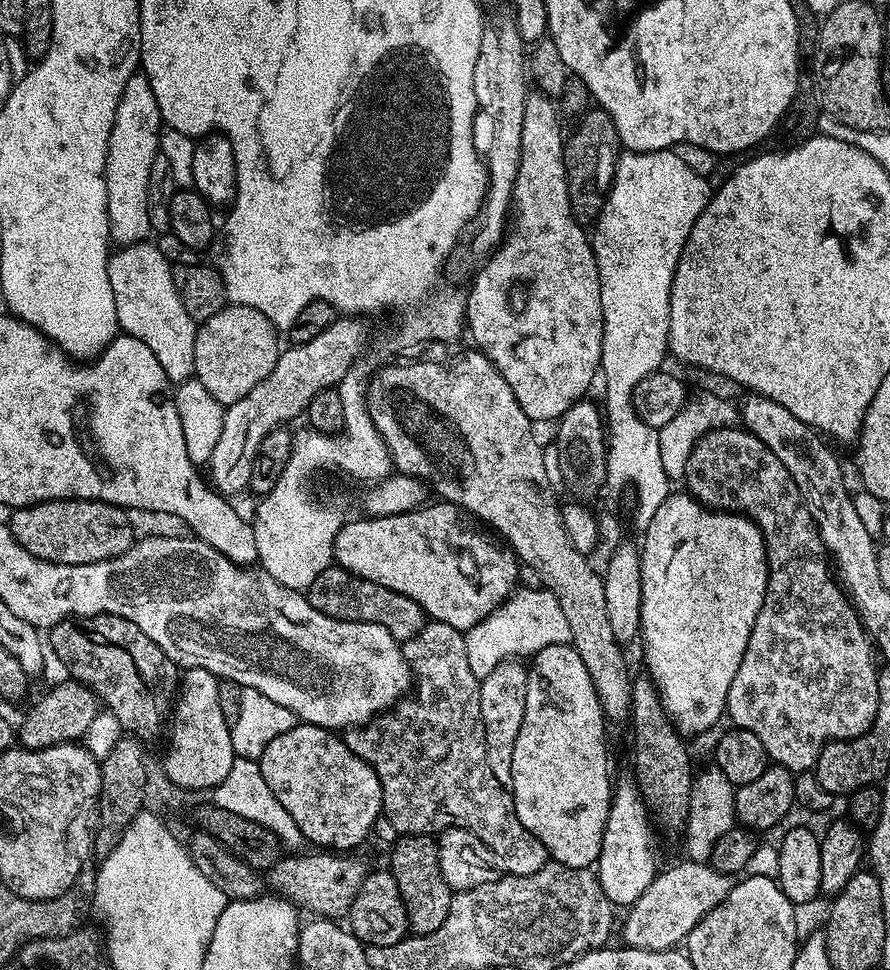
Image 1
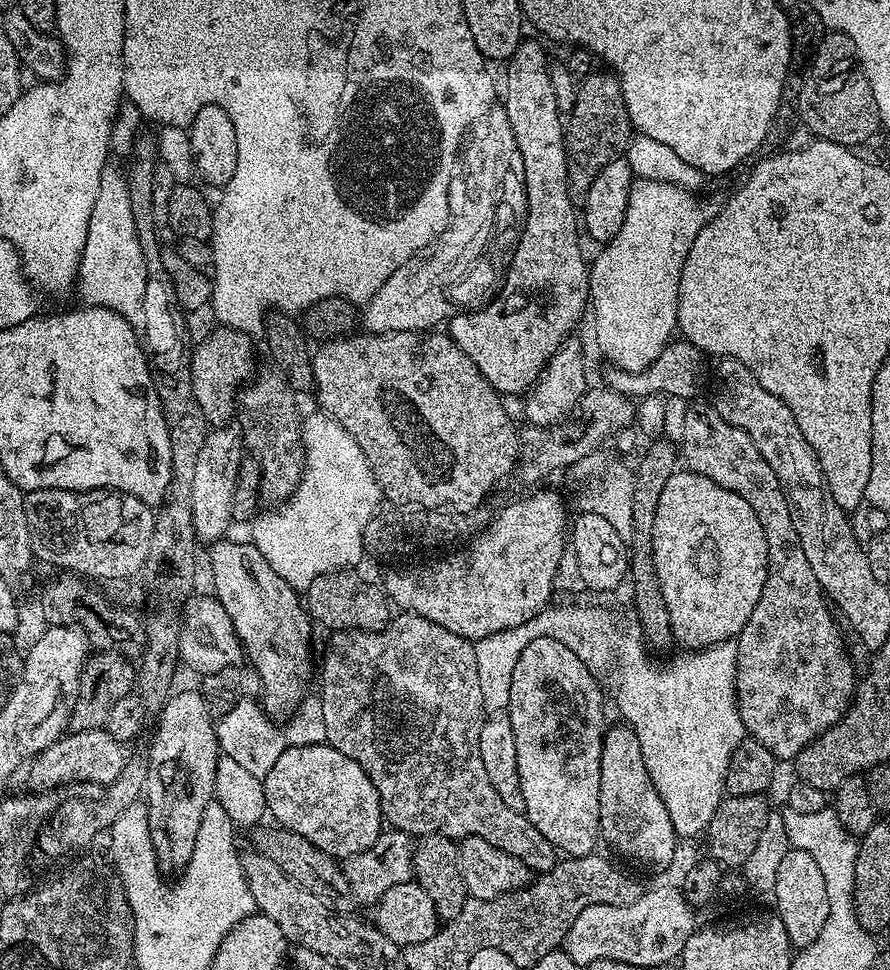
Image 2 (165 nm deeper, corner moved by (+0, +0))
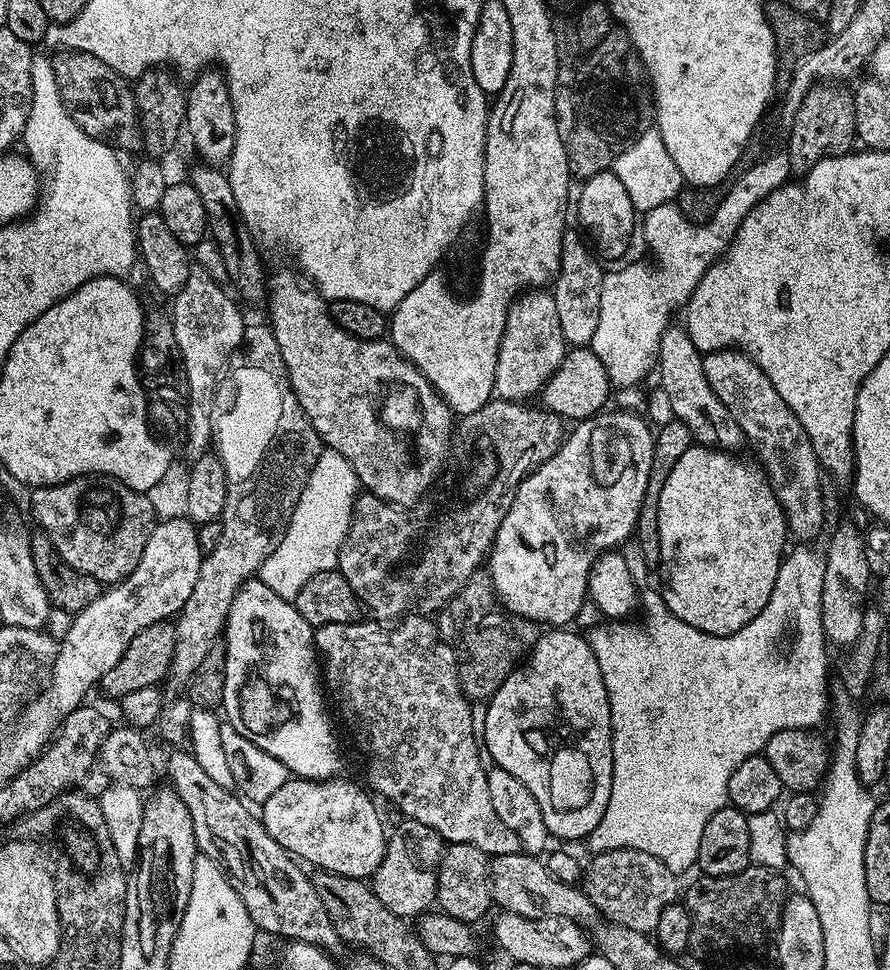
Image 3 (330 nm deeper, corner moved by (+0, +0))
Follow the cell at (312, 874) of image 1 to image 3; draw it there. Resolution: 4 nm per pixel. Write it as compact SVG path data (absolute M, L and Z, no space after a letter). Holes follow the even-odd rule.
M407 818L399 821L396 829L389 831L384 846L384 857L378 870L370 878L373 894L394 914L405 918L419 918L436 904L436 871L444 853L446 842L430 826Z

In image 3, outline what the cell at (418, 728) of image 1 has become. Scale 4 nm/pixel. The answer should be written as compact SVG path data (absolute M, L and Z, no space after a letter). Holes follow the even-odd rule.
M406 616L391 626L385 626L380 622L319 625L315 629L314 639L317 653L323 657L322 676L326 681L327 691L330 693L331 699L332 696L336 699L336 704L340 707L341 718L348 723L348 728L352 731L352 736L356 739L361 754L368 759L368 780L372 783L373 789L371 788L371 791L377 797L385 796L401 812L399 814L401 817L422 822L422 826L430 826L430 830L438 833L448 844L473 844L490 858L502 854L514 854L521 851L518 836L514 834L514 830L510 830L510 826L506 826L506 822L502 822L502 818L498 818L498 813L494 810L494 802L490 802L490 786L486 786L486 778L488 777L486 764L482 759L481 745L474 742L472 704L464 695L460 685L456 669L456 655L452 647L445 640L440 639L439 627L433 621L431 624L430 621L428 616Z

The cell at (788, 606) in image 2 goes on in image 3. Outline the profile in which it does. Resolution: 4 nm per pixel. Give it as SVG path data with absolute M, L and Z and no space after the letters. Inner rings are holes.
M669 326L660 339L660 354L658 357L659 387L664 388L670 398L671 409L675 419L680 420L690 430L693 441L705 448L721 450L736 450L745 443L744 431L734 422L730 410L722 406L718 394L710 390L710 382L706 382L704 373L704 356L694 346L683 327Z

